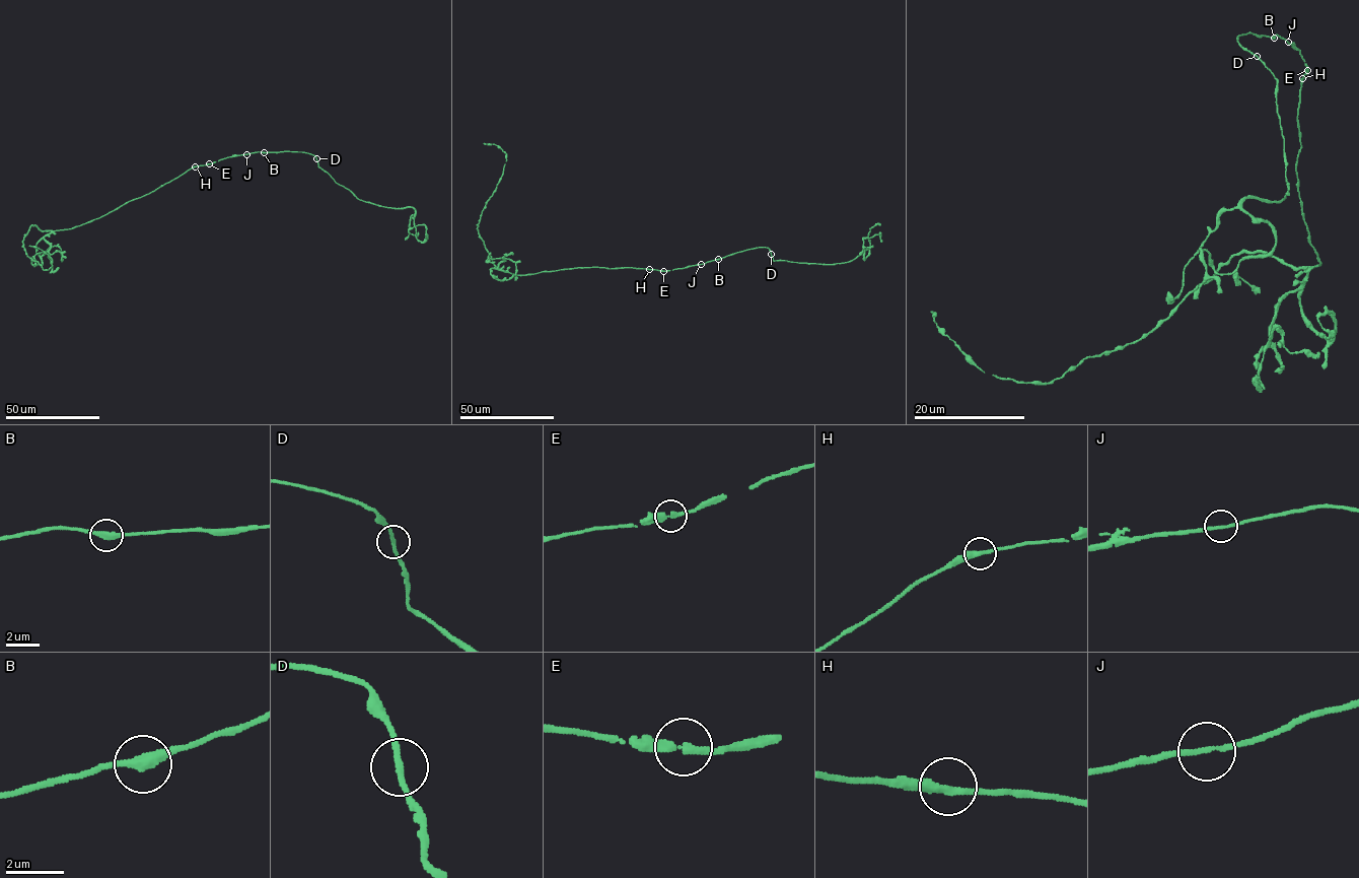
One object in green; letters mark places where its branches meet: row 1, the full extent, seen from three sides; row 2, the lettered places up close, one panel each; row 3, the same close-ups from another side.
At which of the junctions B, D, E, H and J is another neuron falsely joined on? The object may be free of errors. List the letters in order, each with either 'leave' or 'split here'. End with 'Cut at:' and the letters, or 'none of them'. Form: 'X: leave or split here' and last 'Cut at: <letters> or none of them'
B: leave
D: leave
E: leave
H: leave
J: leave
Cut at: none of them

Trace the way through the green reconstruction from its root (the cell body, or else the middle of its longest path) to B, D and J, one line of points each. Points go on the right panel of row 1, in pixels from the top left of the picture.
B: (1302, 80), (1307, 67), (1300, 52), (1278, 35), (1274, 38)
D: (1302, 80), (1307, 67), (1300, 52), (1278, 35), (1239, 35), (1236, 41), (1256, 56)
J: (1302, 80), (1307, 67), (1300, 52), (1288, 42)

